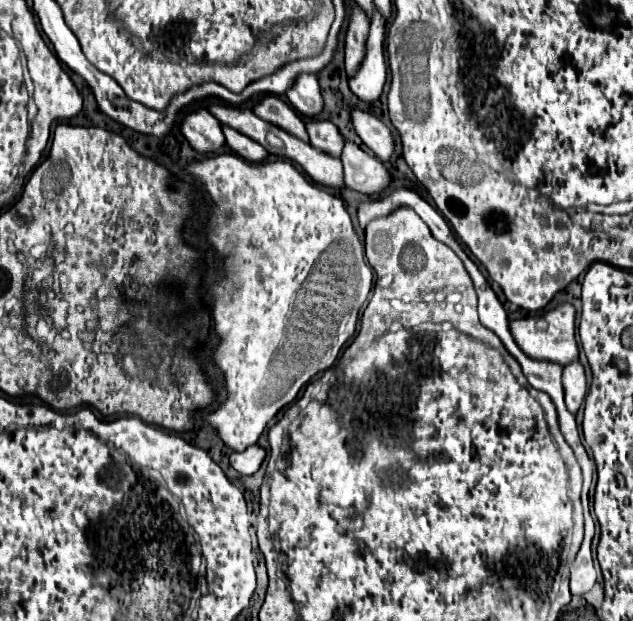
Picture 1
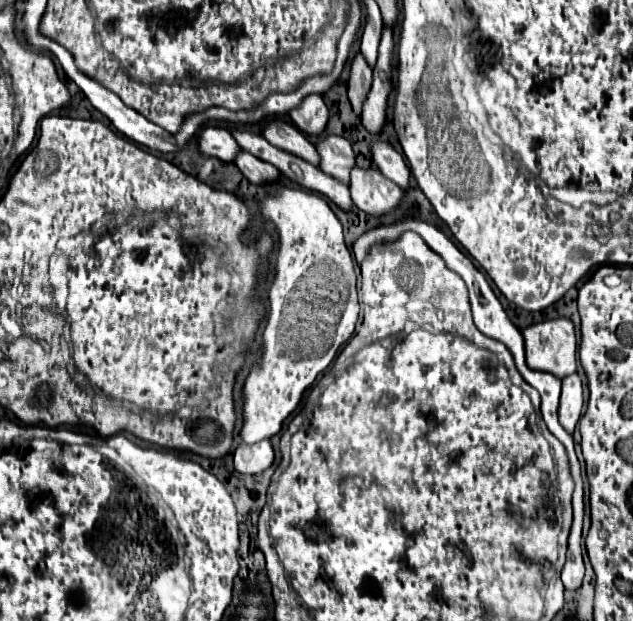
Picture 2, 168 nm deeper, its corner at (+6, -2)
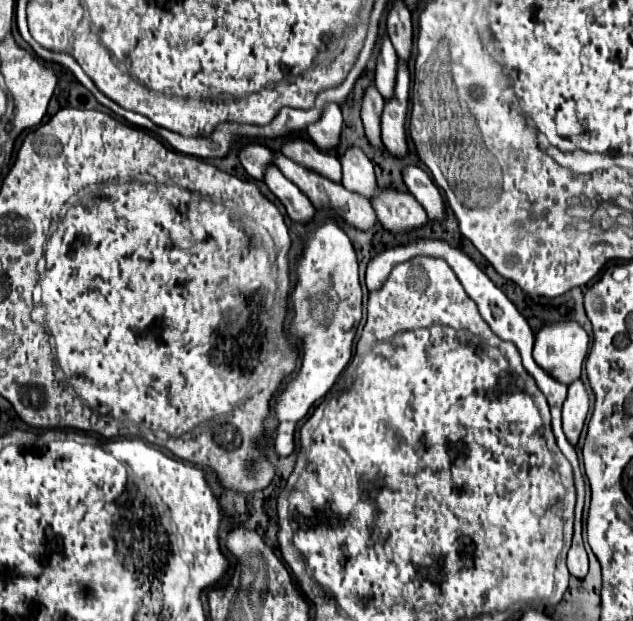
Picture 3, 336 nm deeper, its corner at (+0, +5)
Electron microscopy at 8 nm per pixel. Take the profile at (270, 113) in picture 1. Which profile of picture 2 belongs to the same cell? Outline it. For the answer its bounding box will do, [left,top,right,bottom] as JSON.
[264,121,320,167]

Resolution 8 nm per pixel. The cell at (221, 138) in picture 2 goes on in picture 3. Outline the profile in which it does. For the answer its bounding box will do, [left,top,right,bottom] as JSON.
[238,142,272,180]

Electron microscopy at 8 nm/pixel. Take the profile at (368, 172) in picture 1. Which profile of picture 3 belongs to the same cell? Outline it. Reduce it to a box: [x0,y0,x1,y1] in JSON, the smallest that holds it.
[370,188,426,232]

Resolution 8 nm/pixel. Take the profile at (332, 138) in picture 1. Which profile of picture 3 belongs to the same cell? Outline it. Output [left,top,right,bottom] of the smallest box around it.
[340,146,376,198]

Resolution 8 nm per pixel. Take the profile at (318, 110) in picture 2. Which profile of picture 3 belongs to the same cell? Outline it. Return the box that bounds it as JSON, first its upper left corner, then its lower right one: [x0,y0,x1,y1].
[308,102,342,150]

